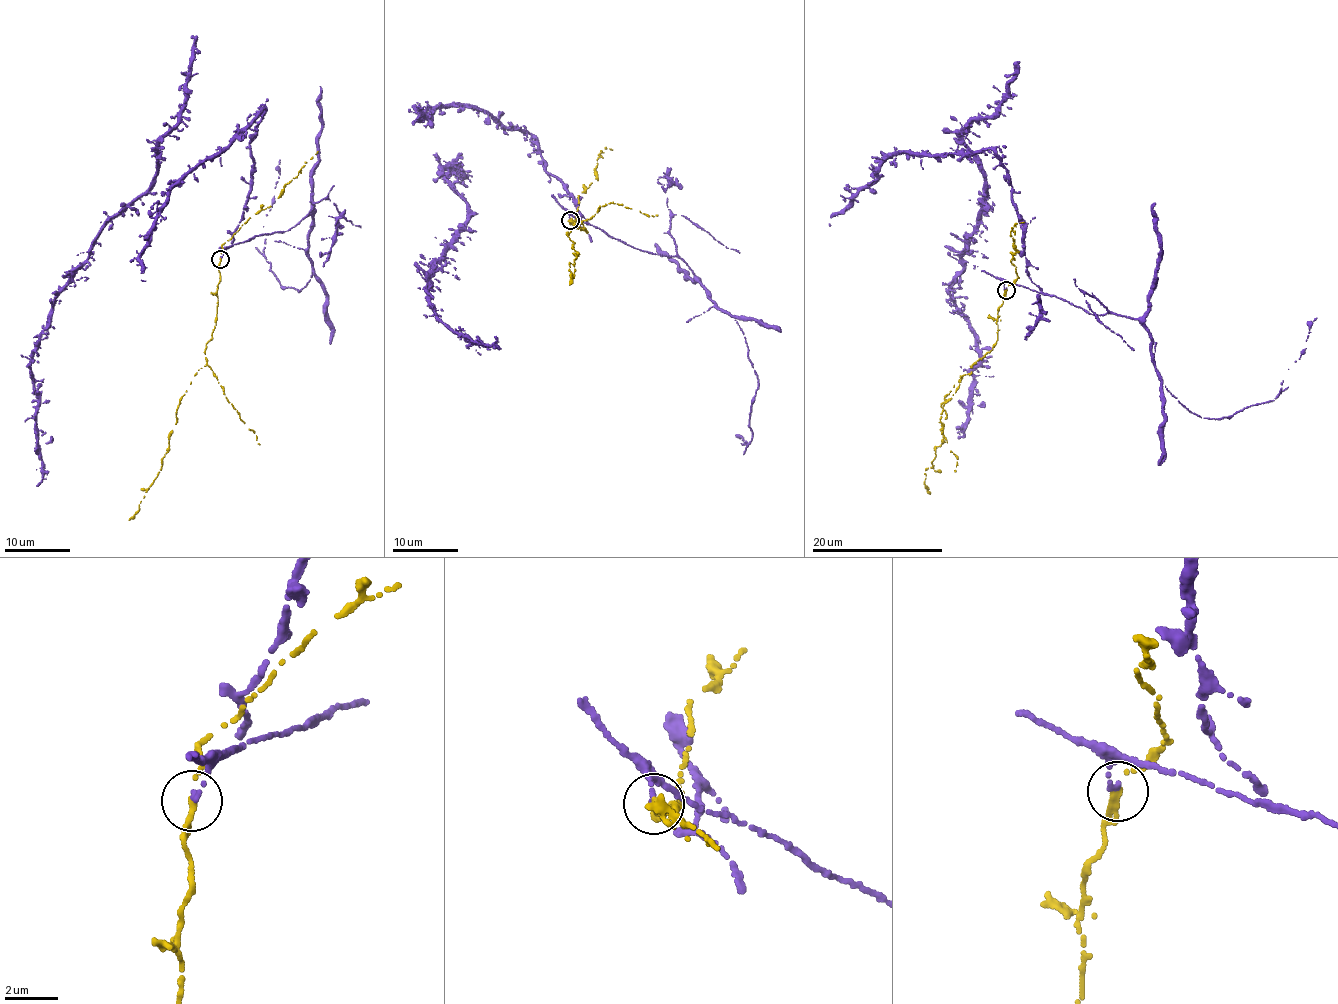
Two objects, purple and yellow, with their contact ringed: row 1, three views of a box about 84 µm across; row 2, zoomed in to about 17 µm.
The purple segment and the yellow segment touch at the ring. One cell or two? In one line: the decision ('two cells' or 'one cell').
two cells

